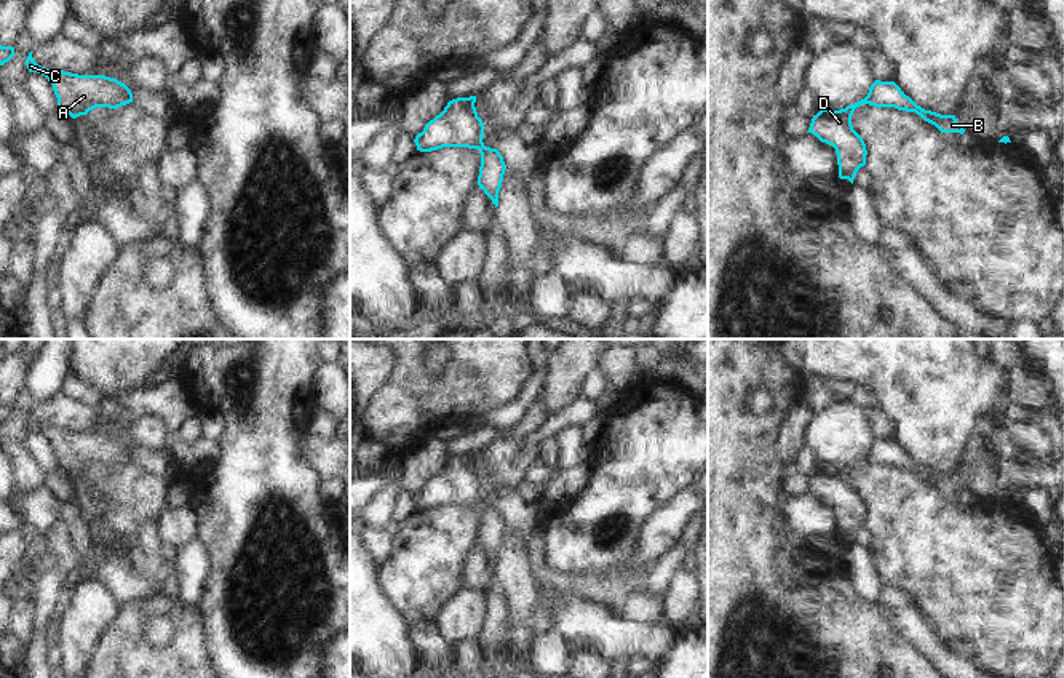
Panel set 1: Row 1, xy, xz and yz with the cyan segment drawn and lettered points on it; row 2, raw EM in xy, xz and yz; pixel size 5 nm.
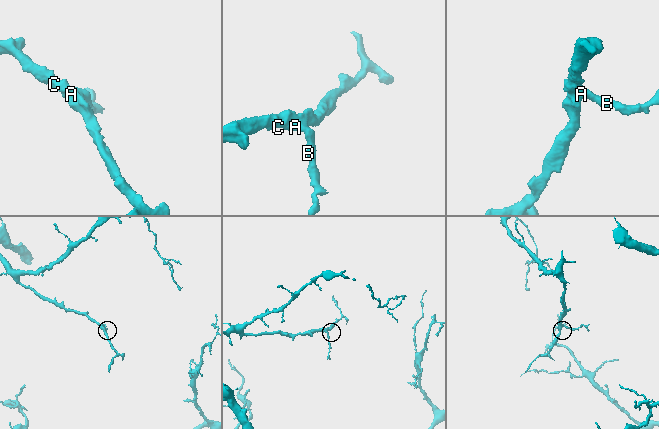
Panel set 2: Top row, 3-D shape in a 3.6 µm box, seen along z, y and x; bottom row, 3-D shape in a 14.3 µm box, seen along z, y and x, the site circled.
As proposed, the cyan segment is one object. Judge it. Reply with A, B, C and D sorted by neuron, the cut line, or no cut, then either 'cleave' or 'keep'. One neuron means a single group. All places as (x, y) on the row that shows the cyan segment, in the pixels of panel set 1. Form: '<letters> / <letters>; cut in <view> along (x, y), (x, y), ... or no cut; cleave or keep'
A B C D; no cut; keep

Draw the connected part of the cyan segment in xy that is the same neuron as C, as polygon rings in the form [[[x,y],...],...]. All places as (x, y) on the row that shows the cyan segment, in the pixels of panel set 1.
[[[32,51],[26,66],[29,72],[38,72],[48,78],[58,98],[58,109],[66,110],[72,118],[86,115],[96,107],[117,109],[133,102],[131,90],[117,78],[45,69],[34,61]]]

